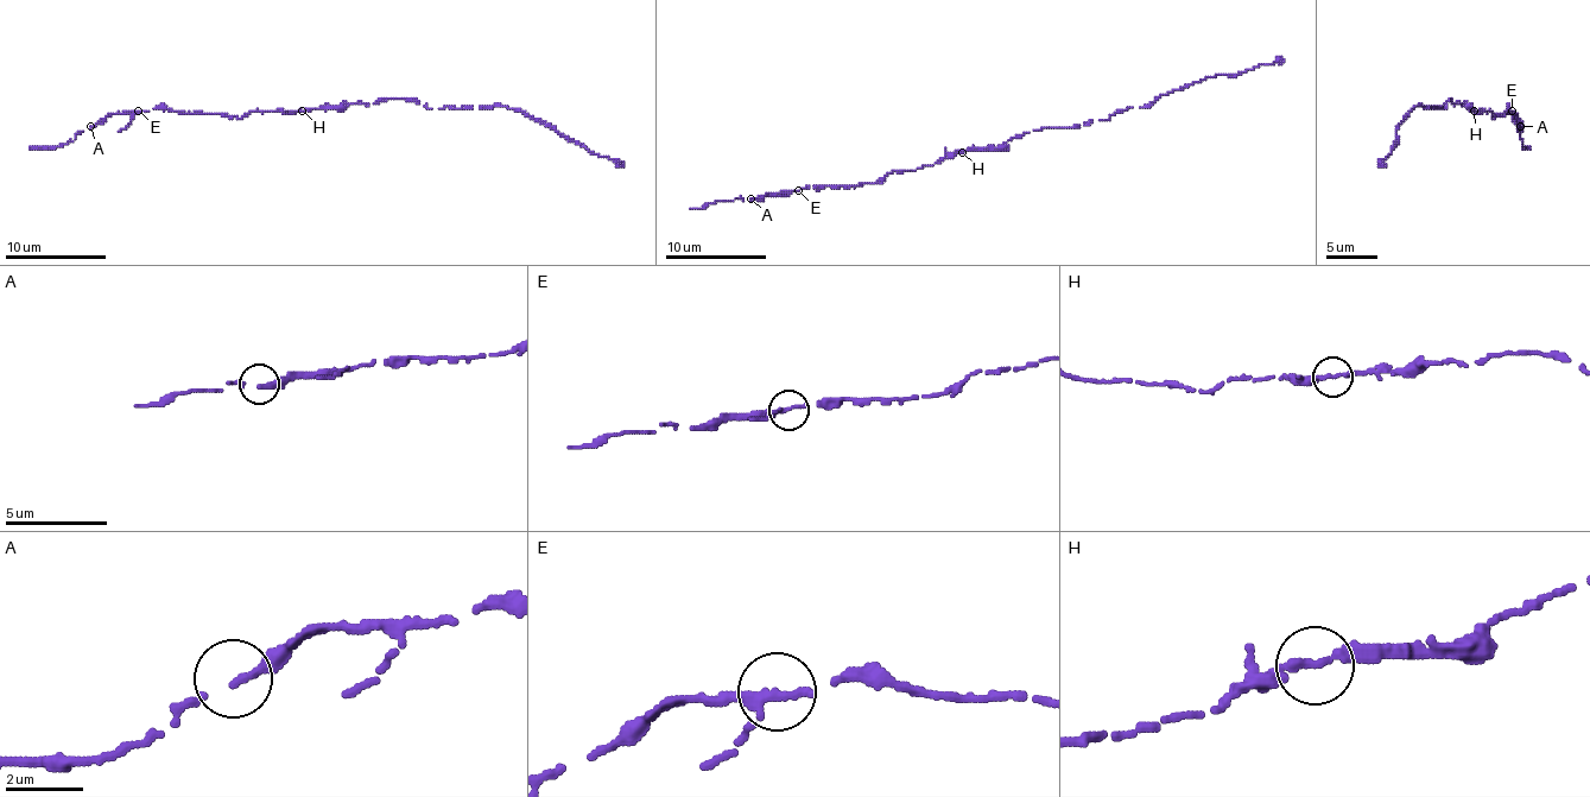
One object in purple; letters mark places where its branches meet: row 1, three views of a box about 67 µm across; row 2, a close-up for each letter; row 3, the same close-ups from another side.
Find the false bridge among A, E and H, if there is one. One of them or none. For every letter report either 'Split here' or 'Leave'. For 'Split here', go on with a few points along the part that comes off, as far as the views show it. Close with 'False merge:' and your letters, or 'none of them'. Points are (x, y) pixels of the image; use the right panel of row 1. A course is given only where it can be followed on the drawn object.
A: Leave
E: Leave
H: Split here. Course of the part to remove: (1475, 111), (1449, 99), (1444, 108), (1417, 106), (1399, 124), (1397, 141), (1383, 166)
False merge: H

